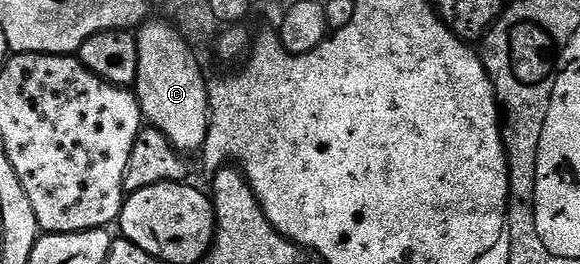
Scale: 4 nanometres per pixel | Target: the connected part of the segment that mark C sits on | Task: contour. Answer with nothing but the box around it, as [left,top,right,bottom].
[133,21,210,152]

